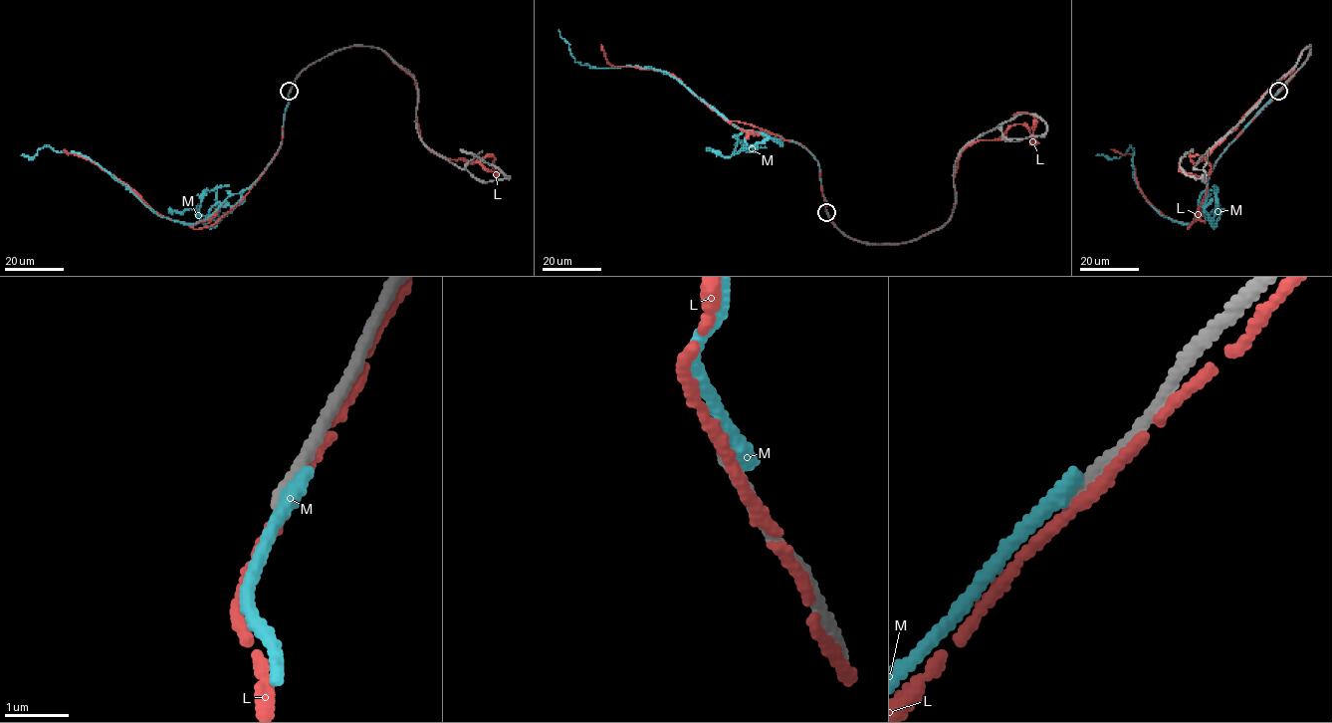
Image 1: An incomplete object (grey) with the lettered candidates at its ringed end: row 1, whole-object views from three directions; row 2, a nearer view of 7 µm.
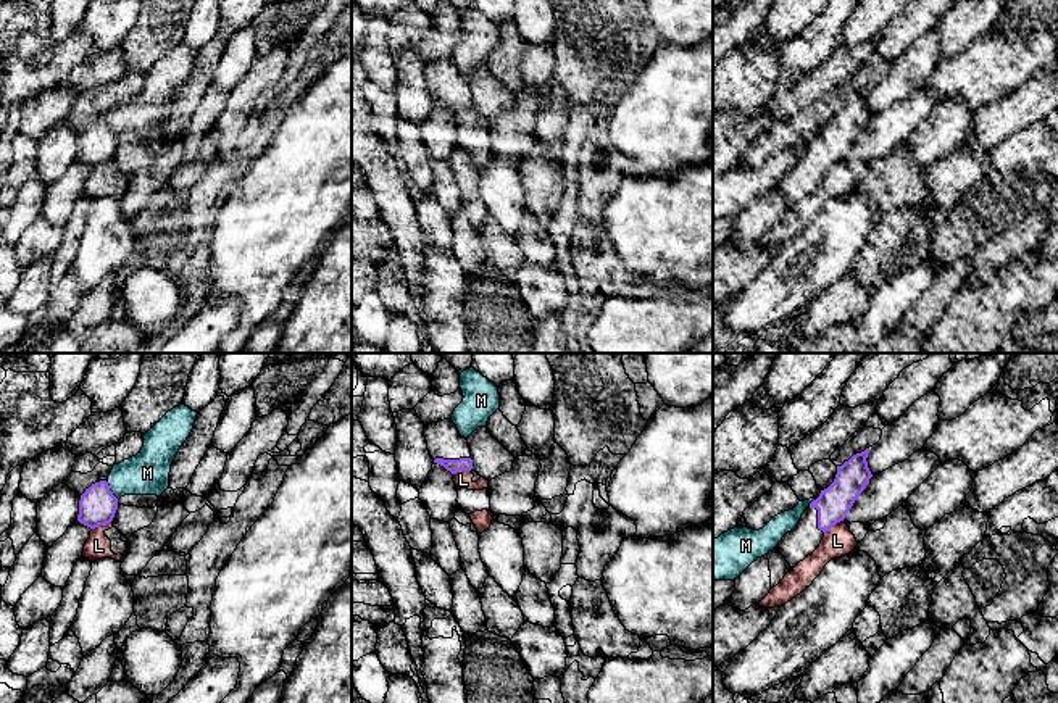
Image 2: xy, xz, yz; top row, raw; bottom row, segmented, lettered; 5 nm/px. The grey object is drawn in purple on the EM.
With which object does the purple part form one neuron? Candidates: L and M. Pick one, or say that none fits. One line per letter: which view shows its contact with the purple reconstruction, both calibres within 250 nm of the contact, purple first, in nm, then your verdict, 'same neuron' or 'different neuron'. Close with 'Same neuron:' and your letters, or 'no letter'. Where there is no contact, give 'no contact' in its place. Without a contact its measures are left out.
L: xy | 190/120 nm | different neuron
M: xy | 190/220 nm | different neuron
Same neuron: no letter

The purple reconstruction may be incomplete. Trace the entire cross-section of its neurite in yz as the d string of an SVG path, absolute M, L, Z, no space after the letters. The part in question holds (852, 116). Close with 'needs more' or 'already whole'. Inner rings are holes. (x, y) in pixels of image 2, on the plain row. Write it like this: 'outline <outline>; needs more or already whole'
outline M869 87L837 105L834 121L810 142L797 166L782 176L776 187L790 206L811 193L819 185L824 173L847 156L855 139L873 116L866 100L868 92Z; needs more

